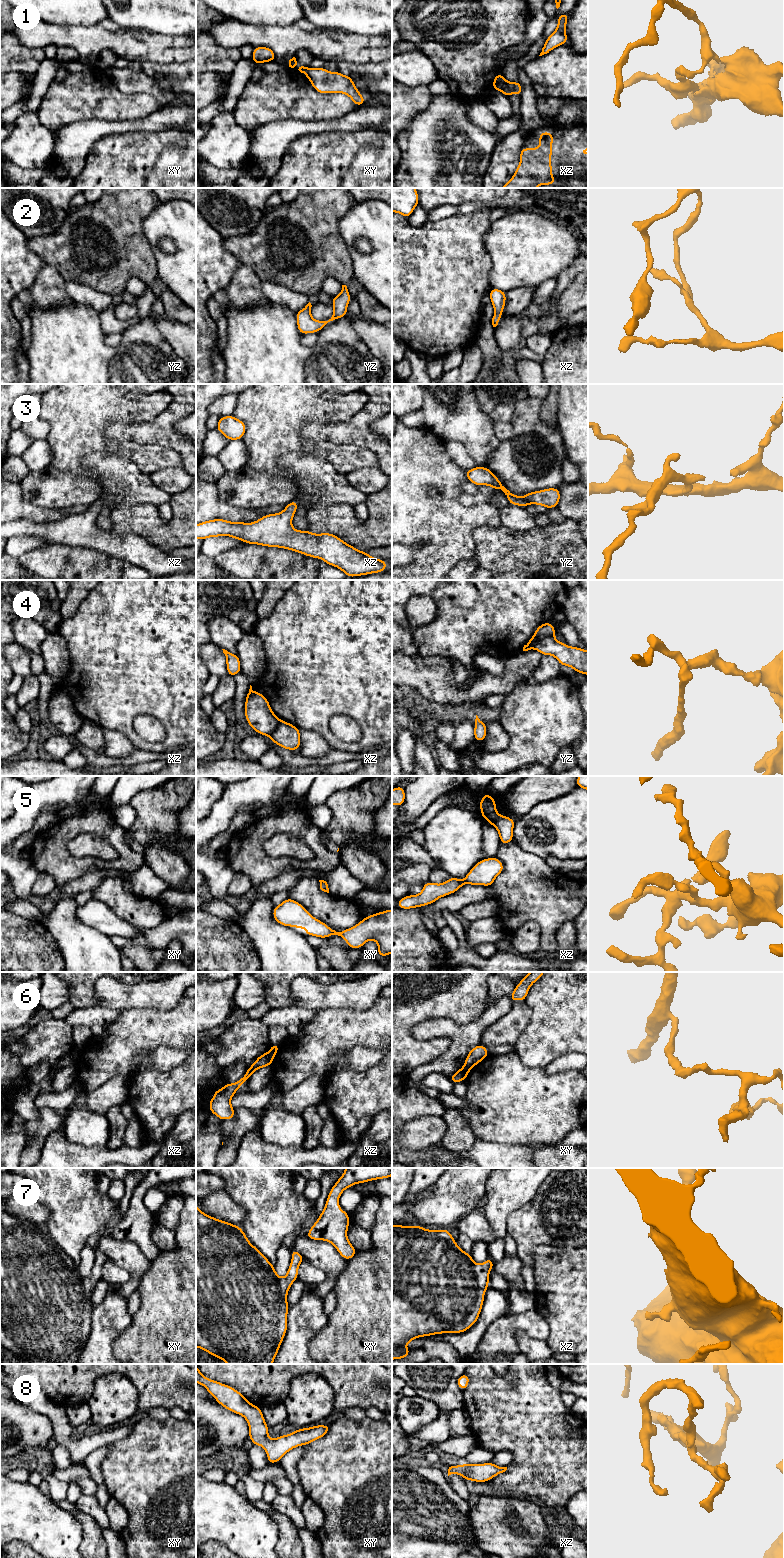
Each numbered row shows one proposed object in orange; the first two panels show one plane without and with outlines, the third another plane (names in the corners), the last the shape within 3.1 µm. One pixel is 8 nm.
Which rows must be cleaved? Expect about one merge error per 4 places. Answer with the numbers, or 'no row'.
1, 4, 6

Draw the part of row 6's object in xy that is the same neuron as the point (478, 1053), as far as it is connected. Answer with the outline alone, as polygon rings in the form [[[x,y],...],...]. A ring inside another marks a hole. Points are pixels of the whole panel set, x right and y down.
[[[482,1044],[475,1046],[468,1053],[464,1065],[473,1068],[476,1064],[480,1063],[483,1059],[489,1056],[489,1052]]]

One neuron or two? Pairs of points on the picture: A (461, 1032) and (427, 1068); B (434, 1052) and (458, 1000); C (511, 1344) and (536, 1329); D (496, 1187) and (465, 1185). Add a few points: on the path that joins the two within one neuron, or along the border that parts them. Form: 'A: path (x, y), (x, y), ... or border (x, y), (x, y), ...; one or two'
A: path (461, 1044), (439, 1065); one
B: path (412, 1041), (407, 1036), (407, 1025), (436, 1000); one
C: path (509, 1334), (509, 1330), (513, 1326), (526, 1326); one
D: border (488, 1178), (484, 1196); two

